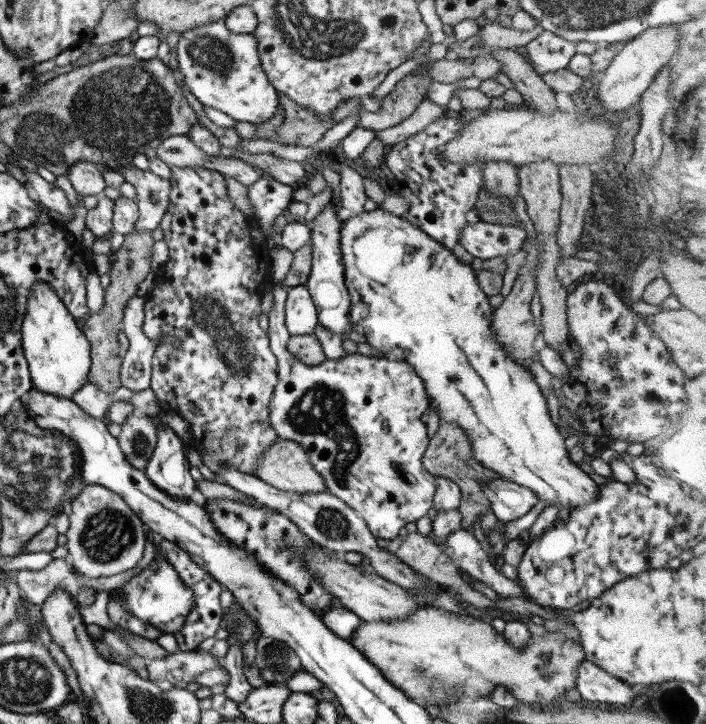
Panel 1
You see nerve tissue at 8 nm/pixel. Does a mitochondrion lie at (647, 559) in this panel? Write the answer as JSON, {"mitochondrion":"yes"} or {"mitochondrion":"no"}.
{"mitochondrion":"no"}

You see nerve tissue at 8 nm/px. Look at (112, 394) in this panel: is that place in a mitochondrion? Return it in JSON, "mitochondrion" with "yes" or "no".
{"mitochondrion":"no"}

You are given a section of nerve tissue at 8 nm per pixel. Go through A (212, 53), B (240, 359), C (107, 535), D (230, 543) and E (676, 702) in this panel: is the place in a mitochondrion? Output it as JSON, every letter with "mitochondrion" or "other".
{"A":"mitochondrion","B":"mitochondrion","C":"mitochondrion","D":"other","E":"mitochondrion"}

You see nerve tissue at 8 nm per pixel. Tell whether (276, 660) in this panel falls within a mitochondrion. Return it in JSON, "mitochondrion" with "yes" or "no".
{"mitochondrion":"yes"}

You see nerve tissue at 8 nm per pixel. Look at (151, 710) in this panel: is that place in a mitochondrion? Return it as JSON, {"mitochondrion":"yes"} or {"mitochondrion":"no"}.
{"mitochondrion":"yes"}

